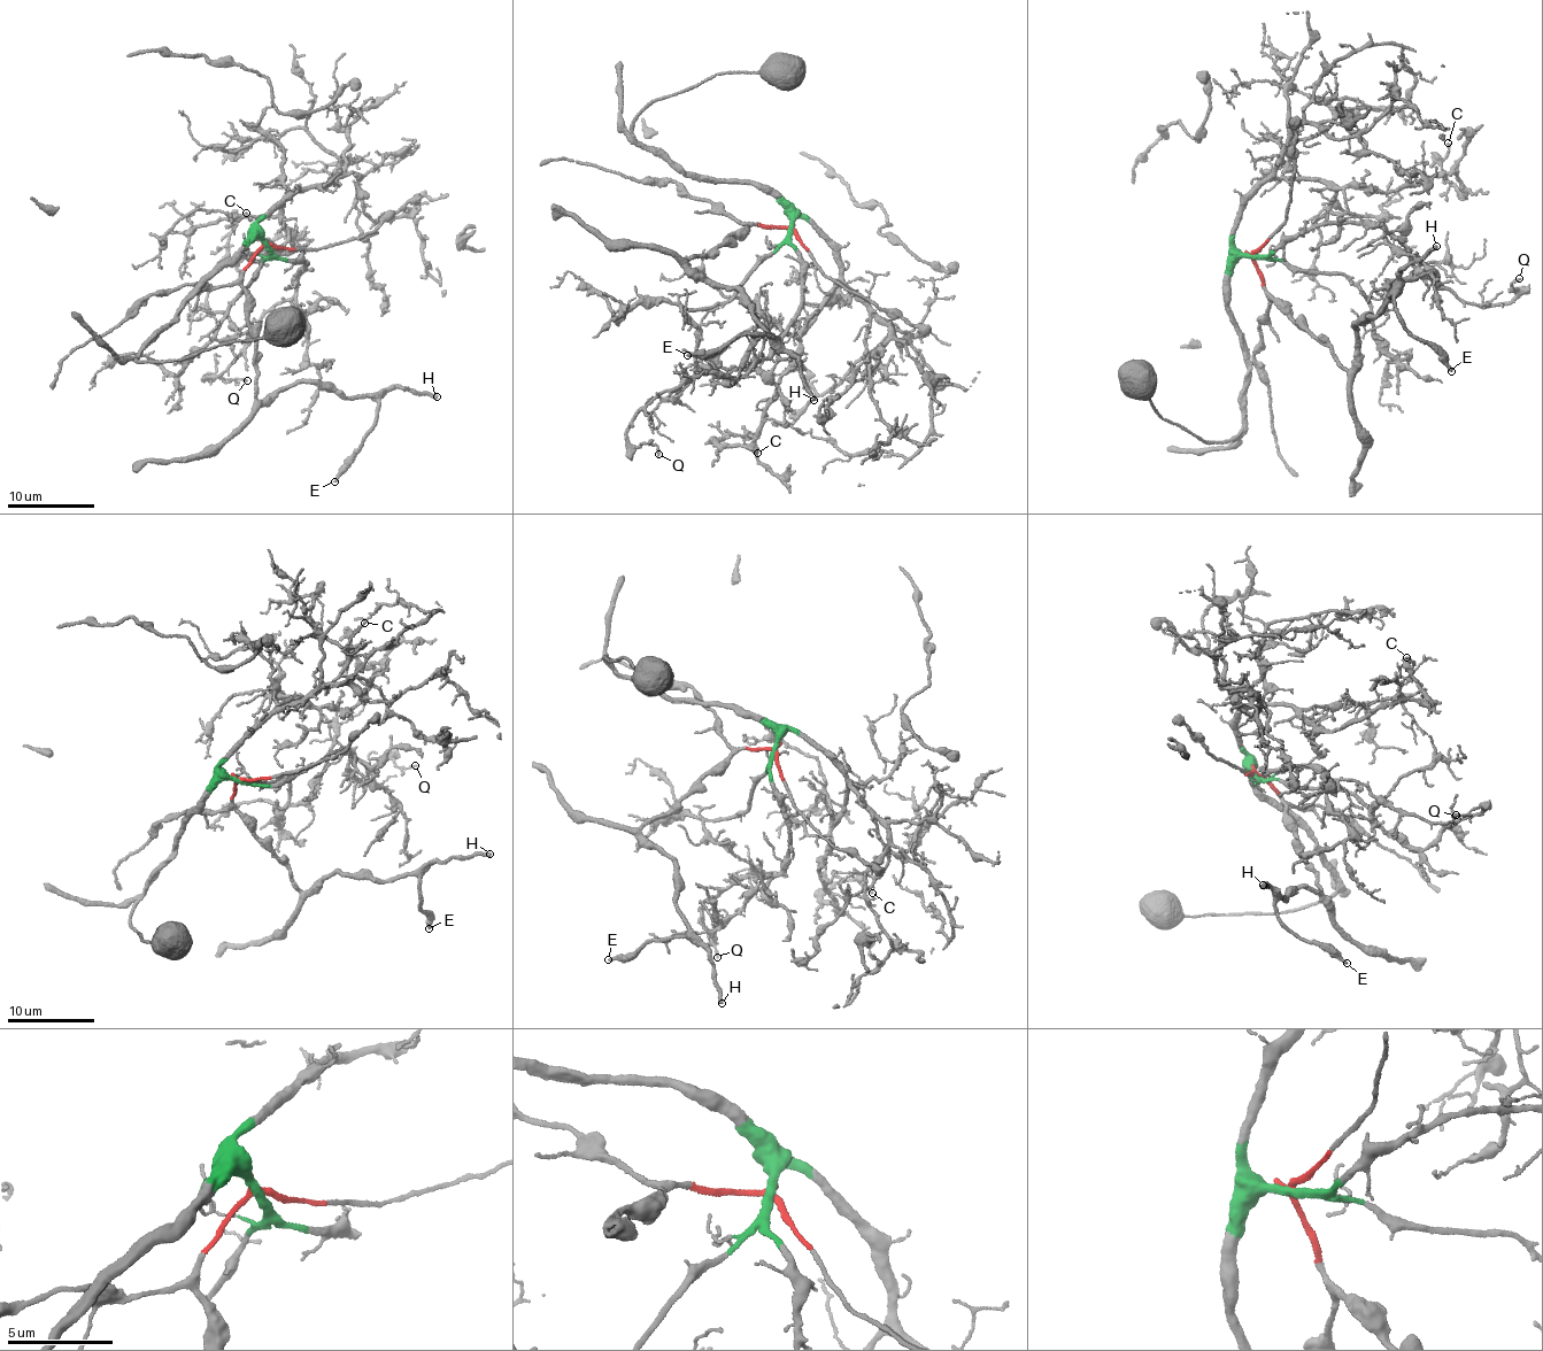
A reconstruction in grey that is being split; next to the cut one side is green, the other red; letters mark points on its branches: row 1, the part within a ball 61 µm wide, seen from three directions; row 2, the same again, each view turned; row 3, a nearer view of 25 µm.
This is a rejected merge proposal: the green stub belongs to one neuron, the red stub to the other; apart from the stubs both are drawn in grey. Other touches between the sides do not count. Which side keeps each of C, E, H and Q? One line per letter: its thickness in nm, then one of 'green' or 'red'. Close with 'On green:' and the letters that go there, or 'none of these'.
C: 130 nm thick; green
E: 220 nm thick; red
H: 280 nm thick; red
Q: 150 nm thick; green
On green: C, Q

